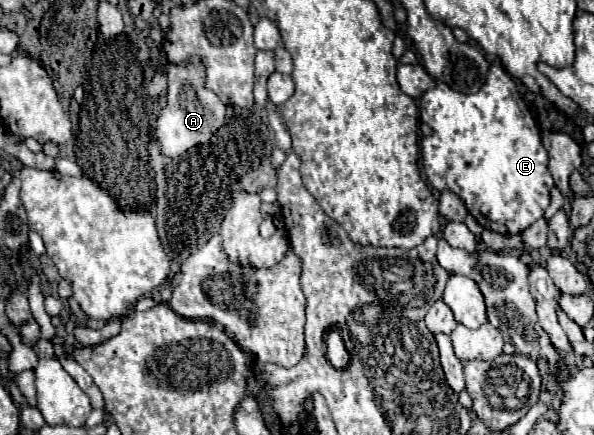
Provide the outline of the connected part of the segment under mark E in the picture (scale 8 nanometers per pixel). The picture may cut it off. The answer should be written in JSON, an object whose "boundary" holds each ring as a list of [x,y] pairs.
{"boundary":[[[491,64],[489,78],[477,94],[461,94],[445,86],[445,82],[437,82],[433,90],[421,96],[419,110],[421,120],[433,128],[433,134],[421,140],[421,152],[425,176],[437,192],[455,192],[483,228],[499,234],[519,234],[537,218],[543,218],[549,206],[549,190],[553,188],[553,178],[547,168],[547,150],[541,144],[539,126],[527,102],[517,92],[515,80],[501,66]]]}

